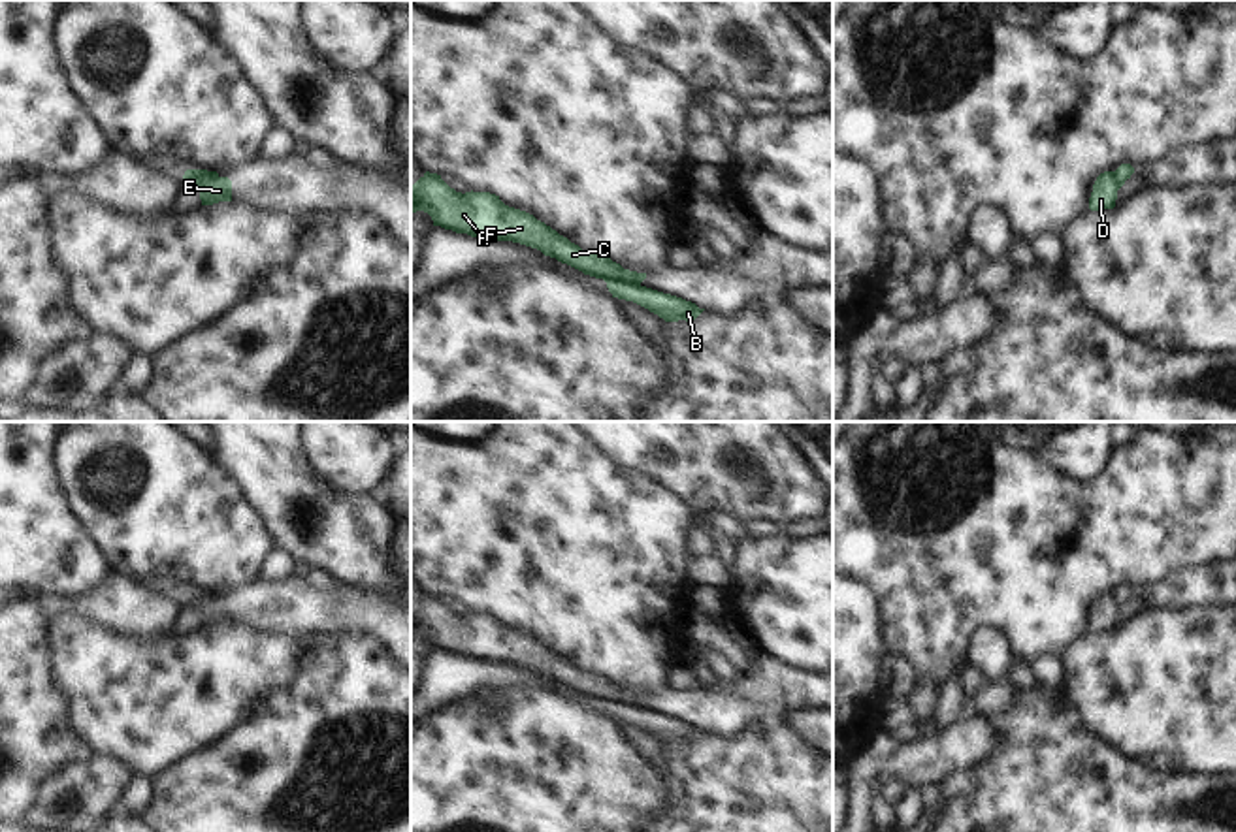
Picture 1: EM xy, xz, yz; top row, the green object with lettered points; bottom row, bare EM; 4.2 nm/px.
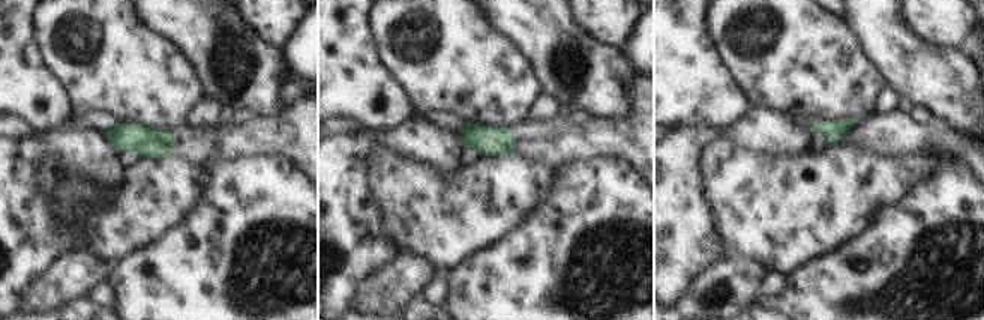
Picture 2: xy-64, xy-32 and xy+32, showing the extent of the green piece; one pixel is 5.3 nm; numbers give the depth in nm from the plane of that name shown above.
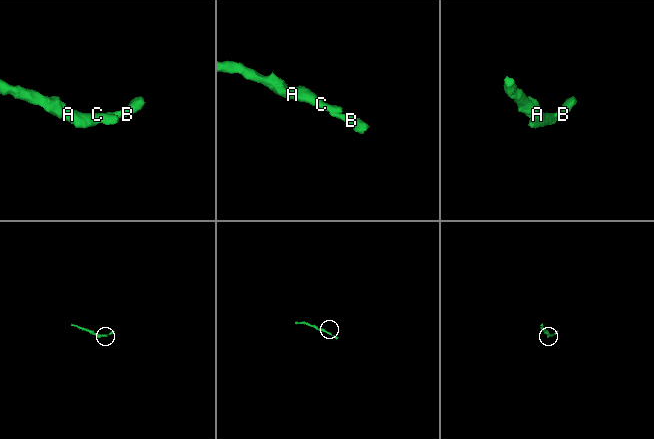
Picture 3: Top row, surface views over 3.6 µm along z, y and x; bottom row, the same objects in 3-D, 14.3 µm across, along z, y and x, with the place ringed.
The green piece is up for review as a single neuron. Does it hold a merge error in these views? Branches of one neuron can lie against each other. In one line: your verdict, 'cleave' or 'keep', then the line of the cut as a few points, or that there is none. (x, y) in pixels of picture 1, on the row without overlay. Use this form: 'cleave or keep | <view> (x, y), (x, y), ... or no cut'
cleave | xy (206, 592), (196, 605), (189, 607), (185, 603)

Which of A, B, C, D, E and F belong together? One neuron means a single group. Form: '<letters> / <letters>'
A C D E F / B

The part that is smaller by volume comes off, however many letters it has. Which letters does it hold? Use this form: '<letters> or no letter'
B

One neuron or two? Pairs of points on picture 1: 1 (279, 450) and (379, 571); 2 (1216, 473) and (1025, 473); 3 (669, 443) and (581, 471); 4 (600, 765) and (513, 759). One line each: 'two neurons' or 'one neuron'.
1: one neuron
2: one neuron
3: two neurons
4: one neuron

